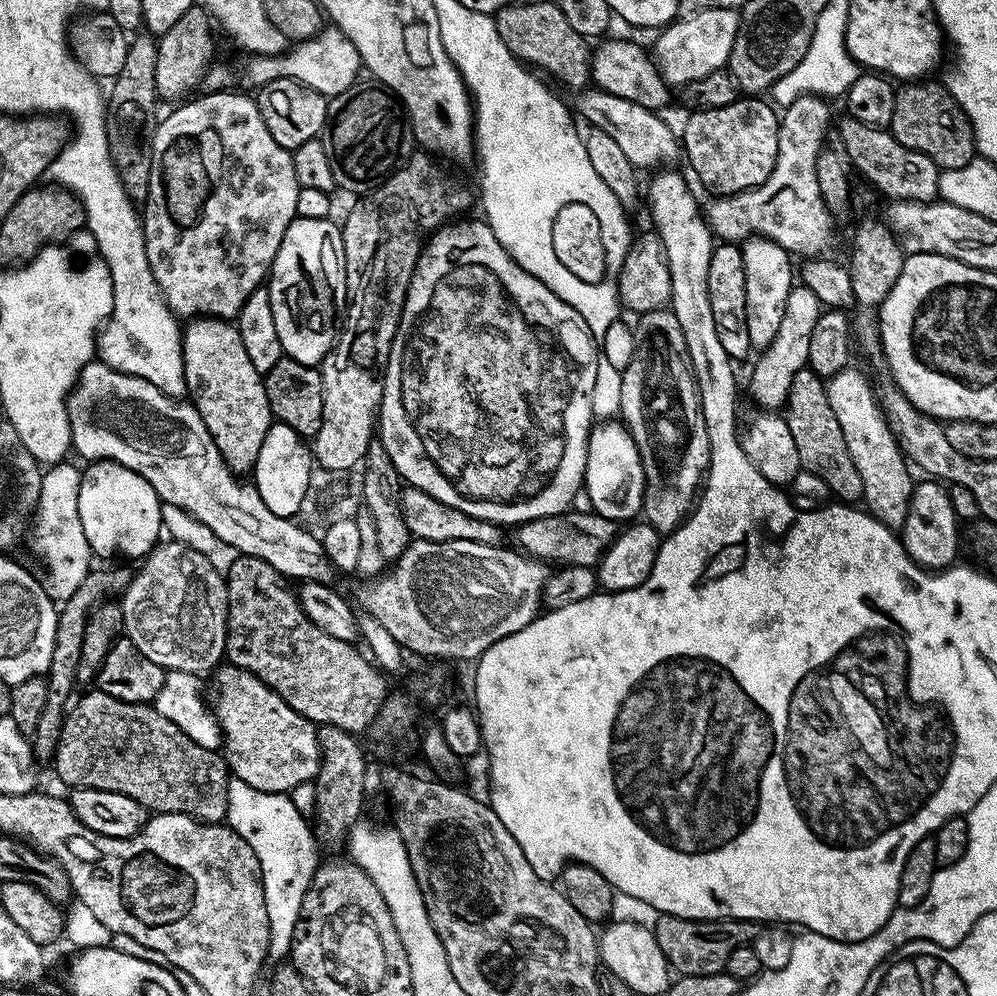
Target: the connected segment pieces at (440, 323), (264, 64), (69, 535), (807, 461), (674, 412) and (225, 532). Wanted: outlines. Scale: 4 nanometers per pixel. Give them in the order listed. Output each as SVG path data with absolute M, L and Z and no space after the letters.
M464 218L459 222L449 222L444 227L437 228L435 232L429 235L426 243L420 249L420 257L416 263L416 269L410 278L410 286L406 294L400 325L390 350L388 366L384 370L384 393L380 399L380 411L378 413L378 438L382 442L386 454L390 454L390 462L394 462L396 472L400 475L401 481L405 485L430 494L430 498L434 498L454 510L460 510L462 514L466 514L470 518L478 518L479 520L485 520L491 524L499 524L501 526L507 526L507 524L519 526L528 524L538 518L556 516L559 512L569 511L573 507L572 499L575 498L576 491L578 493L581 491L584 482L584 471L586 470L586 458L588 457L588 434L594 427L594 419L592 420L592 395L596 392L596 375L599 374L600 368L602 369L602 352L598 347L597 337L590 334L588 323L584 321L584 312L581 309L576 309L577 305L575 303L567 304L562 302L558 298L558 294L554 294L554 290L547 288L538 277L530 275L526 270L522 270L522 266L518 266L518 262L514 262L514 258L510 258L510 254L502 246L502 242L498 242L498 238L494 238L494 234L487 222L480 218L477 218L477 220L468 219Z
M335 26L321 27L309 40L293 43L291 48L278 56L249 55L248 61L244 64L243 87L252 88L248 90L259 90L266 82L288 76L331 98L342 94L342 90L357 83L359 76L356 75L362 72L362 61L354 42L350 42L350 38L346 38L346 34L342 34L342 30Z
M68 463L53 464L43 473L40 481L40 499L34 509L36 556L44 563L44 572L48 575L48 594L56 602L68 600L70 594L74 594L74 590L82 586L82 578L86 578L94 564L93 550L86 542L86 534L82 530L82 518L78 518L81 469Z
M807 366L798 370L790 382L786 419L794 446L798 446L801 469L826 482L837 501L863 501L862 474L858 474L858 466L854 466L854 458L850 458L850 450L846 450L846 438L842 438L842 426L838 426L838 418L834 418L825 381Z
M671 307L641 312L637 320L640 321L634 324L634 358L630 358L630 366L619 373L619 419L634 438L644 467L643 523L649 524L661 534L667 534L675 532L693 511L698 489L708 471L708 431L706 418L702 418L700 387L692 372L686 338L682 338L682 326L678 326L678 318L674 318Z
M93 362L81 370L72 393L68 396L68 417L72 448L78 455L85 456L85 461L113 460L115 464L134 470L139 476L146 478L146 482L150 482L164 504L186 509L195 520L214 530L214 534L222 538L222 542L234 546L237 553L262 558L262 562L270 562L270 566L274 566L274 570L278 570L281 576L293 581L296 579L296 582L324 582L329 579L328 575L333 574L334 567L328 560L321 541L289 517L270 514L255 483L243 484L240 481L243 479L226 466L218 446L214 446L214 438L210 438L210 430L206 430L206 422L202 422L198 410L191 403L166 395L158 390L158 386L142 378L116 372L102 362Z

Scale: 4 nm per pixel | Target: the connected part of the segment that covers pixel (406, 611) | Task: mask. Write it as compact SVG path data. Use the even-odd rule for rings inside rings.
M413 539L400 559L387 571L375 577L371 583L364 582L356 592L356 600L361 604L359 607L377 619L383 629L408 652L436 656L432 658L443 658L445 661L475 661L494 642L522 630L536 619L542 608L544 584L550 575L549 569L541 561L516 550L503 552L502 549L500 546L465 540L430 542Z

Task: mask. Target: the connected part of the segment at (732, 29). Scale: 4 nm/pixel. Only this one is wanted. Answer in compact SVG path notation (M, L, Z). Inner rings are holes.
M735 8L702 10L673 20L657 35L661 36L656 40L654 51L656 66L664 83L683 86L698 78L706 78L706 74L711 72L721 71L727 65L739 25L740 13Z

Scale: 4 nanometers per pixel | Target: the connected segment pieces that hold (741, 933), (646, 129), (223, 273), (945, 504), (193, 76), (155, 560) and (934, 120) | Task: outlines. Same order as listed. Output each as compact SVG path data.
M681 916L655 917L656 941L666 958L669 969L682 976L718 974L724 971L726 958L738 946L752 944L758 938L761 925L754 920L687 920Z
M587 88L577 91L570 100L573 111L587 121L586 124L598 128L610 135L614 142L622 149L622 154L629 158L638 170L644 168L658 168L664 162L674 162L682 156L682 144L669 124L662 120L657 111L640 106L630 99L618 98L609 92L597 88Z
M212 90L208 96L197 95L197 100L189 99L181 103L168 117L161 119L156 126L156 132L152 135L152 161L150 162L150 190L148 201L142 206L142 223L144 225L144 241L146 242L146 258L150 262L150 270L154 270L154 278L164 295L164 301L168 309L177 318L203 318L215 316L221 320L231 321L239 317L246 298L254 289L261 287L269 275L274 258L278 254L278 246L282 246L282 238L290 226L290 222L296 219L300 204L302 189L294 174L294 162L289 149L278 146L274 142L270 130L266 130L266 122L262 122L262 114L258 110L255 99L243 91Z
M924 478L913 487L906 510L904 525L898 530L900 543L906 554L918 567L925 570L943 570L957 563L960 552L961 521L956 519L954 506L950 506L950 494L943 483Z
M194 6L190 10L186 10L186 14L182 14L182 18L178 18L178 22L174 22L174 26L170 26L170 30L166 30L166 34L158 37L156 45L158 66L154 69L154 82L156 83L156 95L161 101L176 100L172 102L180 102L189 94L197 91L197 89L195 90L196 86L198 88L201 85L210 65L213 63L212 28L214 29L214 24L207 11L203 7Z
M175 542L157 543L156 547L143 557L144 564L139 569L135 569L132 581L128 584L128 589L122 594L122 607L124 609L124 630L123 635L130 641L134 642L134 646L138 646L138 650L142 654L146 654L146 658L150 658L150 662L158 662L158 666L169 672L195 672L197 674L211 673L225 659L224 647L226 646L226 634L228 633L228 585L225 577L218 571L212 563L202 554L198 554L198 550L190 550L190 546L178 544Z
M908 82L896 88L892 137L910 150L918 150L943 170L966 166L977 155L972 123L949 94L947 87L928 82Z

